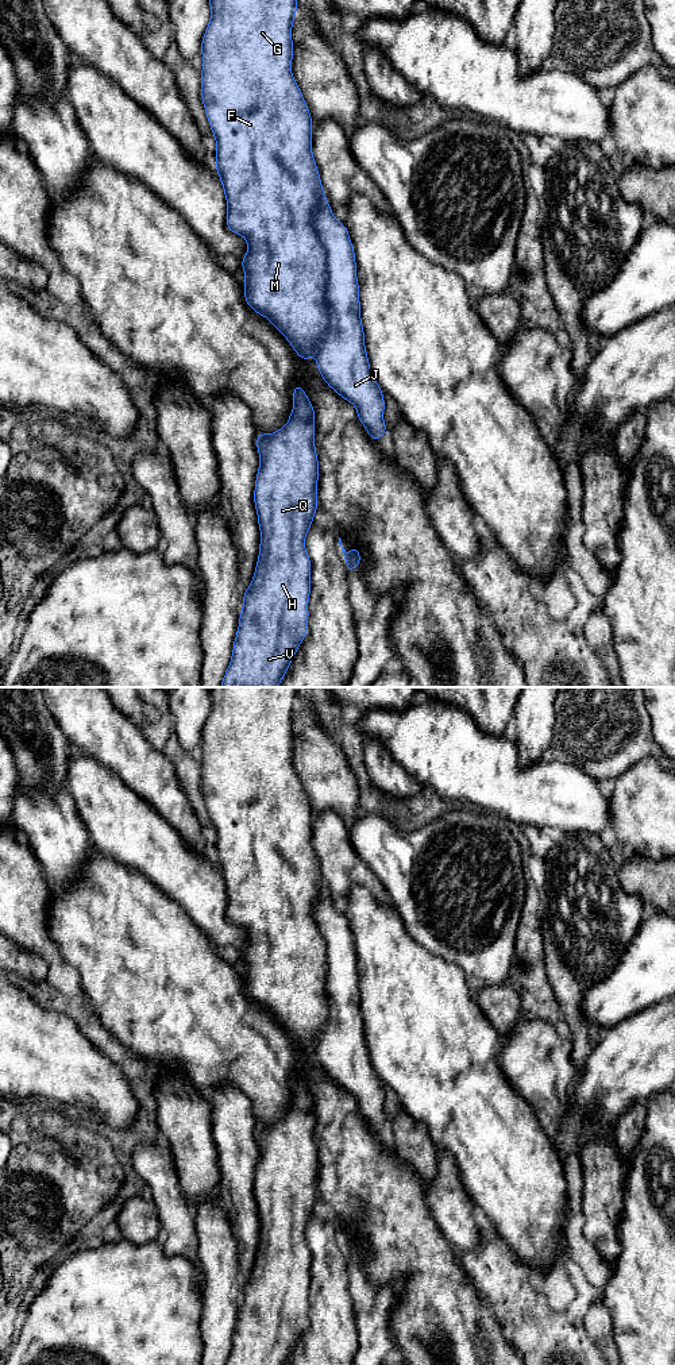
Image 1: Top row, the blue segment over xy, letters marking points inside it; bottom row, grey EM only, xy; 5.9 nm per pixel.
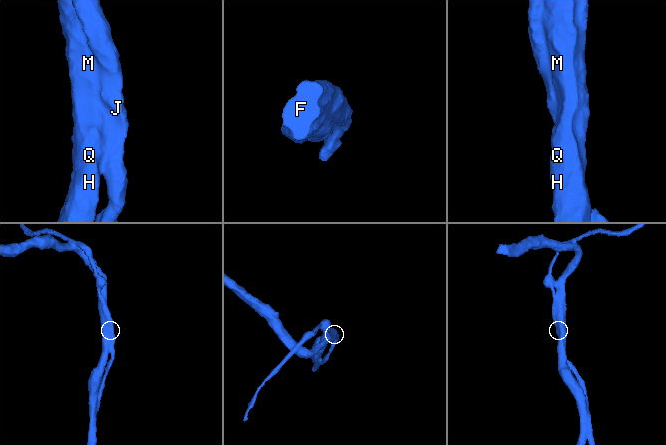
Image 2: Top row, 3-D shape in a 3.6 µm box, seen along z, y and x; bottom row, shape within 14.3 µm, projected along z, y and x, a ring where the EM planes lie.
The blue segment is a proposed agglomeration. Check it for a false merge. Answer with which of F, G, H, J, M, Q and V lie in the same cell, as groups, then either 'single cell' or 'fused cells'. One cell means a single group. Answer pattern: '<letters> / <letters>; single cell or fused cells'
F G H M Q V / J; fused cells

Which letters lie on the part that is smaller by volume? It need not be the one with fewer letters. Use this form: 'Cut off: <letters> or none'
Cut off: J

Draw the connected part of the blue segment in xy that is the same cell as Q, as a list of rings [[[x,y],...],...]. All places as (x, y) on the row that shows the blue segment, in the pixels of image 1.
[[[302,385],[293,387],[293,410],[284,428],[256,435],[259,469],[254,505],[261,531],[259,554],[250,587],[243,593],[230,666],[220,687],[277,687],[308,635],[310,558],[305,537],[319,508],[319,458],[315,408]]]

